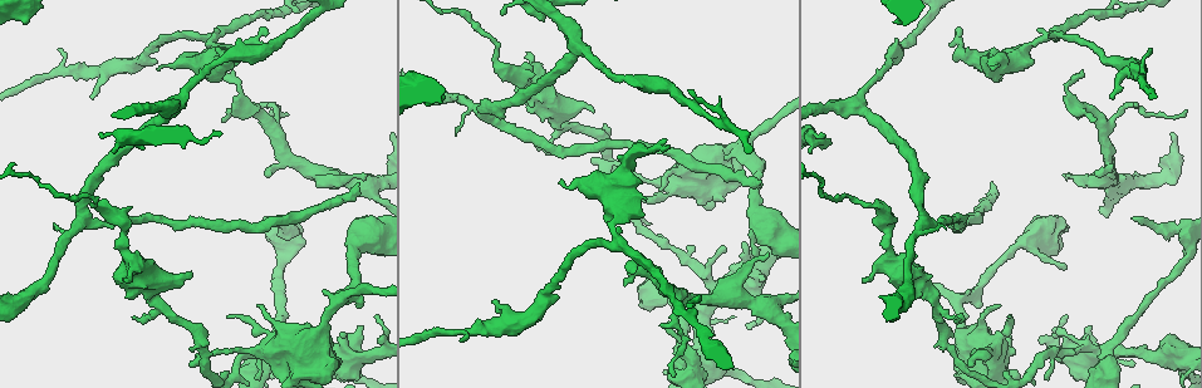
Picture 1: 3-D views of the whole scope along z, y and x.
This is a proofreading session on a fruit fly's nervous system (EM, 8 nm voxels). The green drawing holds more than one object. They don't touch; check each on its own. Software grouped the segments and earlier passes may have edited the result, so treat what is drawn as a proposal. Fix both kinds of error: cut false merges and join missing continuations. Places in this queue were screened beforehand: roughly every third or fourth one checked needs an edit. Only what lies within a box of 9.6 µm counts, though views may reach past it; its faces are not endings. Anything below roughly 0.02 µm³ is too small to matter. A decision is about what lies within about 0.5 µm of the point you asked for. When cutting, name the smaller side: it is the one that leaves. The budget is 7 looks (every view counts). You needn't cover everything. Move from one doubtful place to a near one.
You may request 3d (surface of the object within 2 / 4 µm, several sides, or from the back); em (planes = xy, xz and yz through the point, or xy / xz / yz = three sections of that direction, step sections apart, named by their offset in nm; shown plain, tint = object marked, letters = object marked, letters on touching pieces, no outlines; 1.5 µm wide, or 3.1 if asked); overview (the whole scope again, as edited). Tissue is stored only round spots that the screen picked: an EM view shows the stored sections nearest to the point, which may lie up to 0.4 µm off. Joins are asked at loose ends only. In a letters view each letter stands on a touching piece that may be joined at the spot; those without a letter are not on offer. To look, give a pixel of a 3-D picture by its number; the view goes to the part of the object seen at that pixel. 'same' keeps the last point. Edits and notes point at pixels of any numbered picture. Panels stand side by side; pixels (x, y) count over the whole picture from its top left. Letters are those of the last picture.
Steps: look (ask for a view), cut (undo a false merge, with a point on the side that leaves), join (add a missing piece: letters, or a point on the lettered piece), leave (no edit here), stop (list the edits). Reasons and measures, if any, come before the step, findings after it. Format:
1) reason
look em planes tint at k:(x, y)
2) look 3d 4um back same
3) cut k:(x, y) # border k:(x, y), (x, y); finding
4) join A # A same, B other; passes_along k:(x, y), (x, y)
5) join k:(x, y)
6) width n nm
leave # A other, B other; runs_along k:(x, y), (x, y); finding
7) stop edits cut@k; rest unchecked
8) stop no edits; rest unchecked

thick turns thin
look em xy step 8 letters at 1:(637, 148)

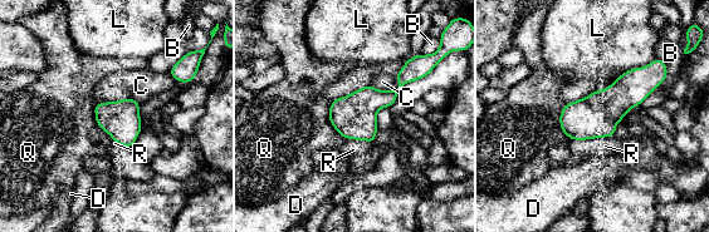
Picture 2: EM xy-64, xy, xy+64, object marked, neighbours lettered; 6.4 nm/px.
look em planes letters same

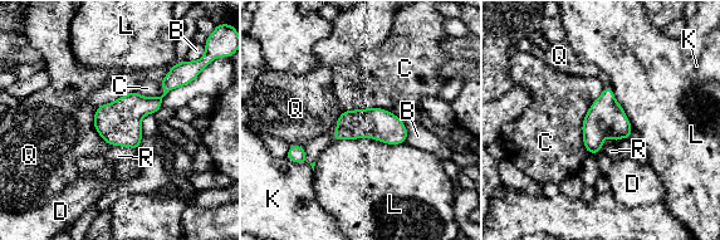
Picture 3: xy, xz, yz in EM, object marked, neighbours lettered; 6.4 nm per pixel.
width 200 nm
leave # B other, C other, D other, K other, L other, Q other, R other; border 3:(605, 88), (583, 120), (586, 151); all the same neuron

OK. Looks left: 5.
branch stops here
look 3d 2um at 1:(1132, 217)

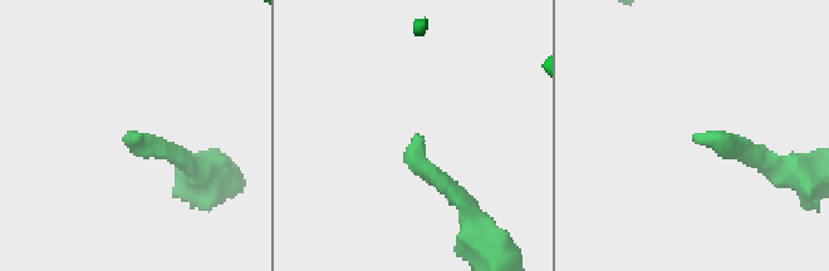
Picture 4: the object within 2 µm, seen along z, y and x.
look em yz step 8 letters at 4:(143, 137)

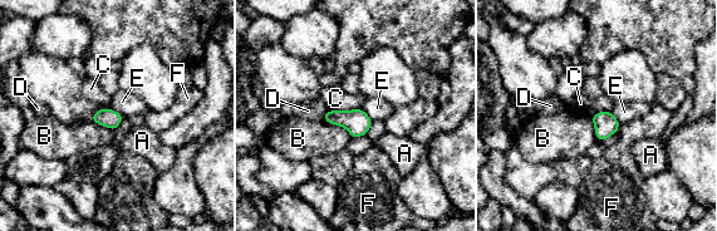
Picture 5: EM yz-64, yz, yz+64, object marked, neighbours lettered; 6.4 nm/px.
cut it another way
look em planes letters same

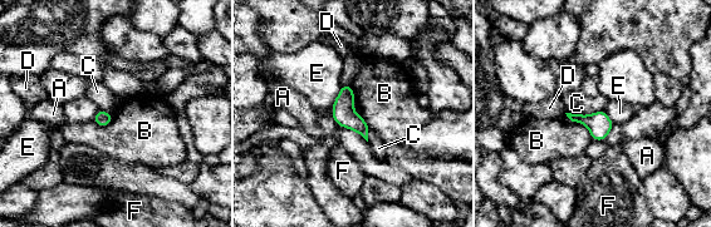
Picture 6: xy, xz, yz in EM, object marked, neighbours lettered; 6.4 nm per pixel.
leave # A other, B other, C other, D other, E other, F other; border 6:(603, 109), (588, 114), (565, 113); no lettered piece goes on from it

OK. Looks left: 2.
tapers out
look em xz step 4 plain at 1:(134, 319)

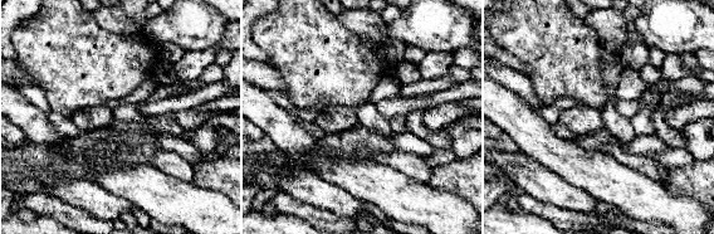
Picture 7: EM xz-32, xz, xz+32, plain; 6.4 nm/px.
what lies round it
look em xz step 4 letters same

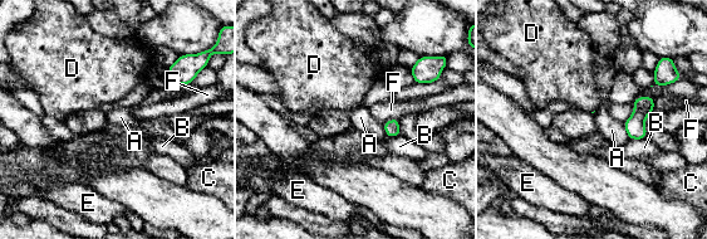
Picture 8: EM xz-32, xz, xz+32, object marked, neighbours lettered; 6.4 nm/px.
leave # A other, B other, C other, D other, E other, F other; border 8:(622, 123), (629, 138); no lettered piece goes on from it

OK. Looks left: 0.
stop no edits; rest unchecked

